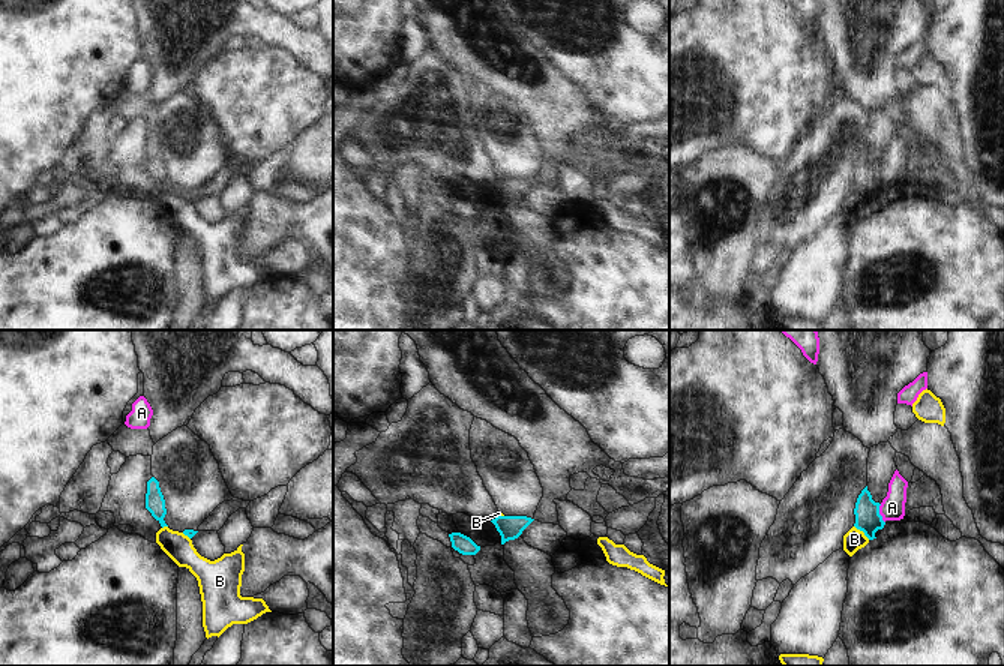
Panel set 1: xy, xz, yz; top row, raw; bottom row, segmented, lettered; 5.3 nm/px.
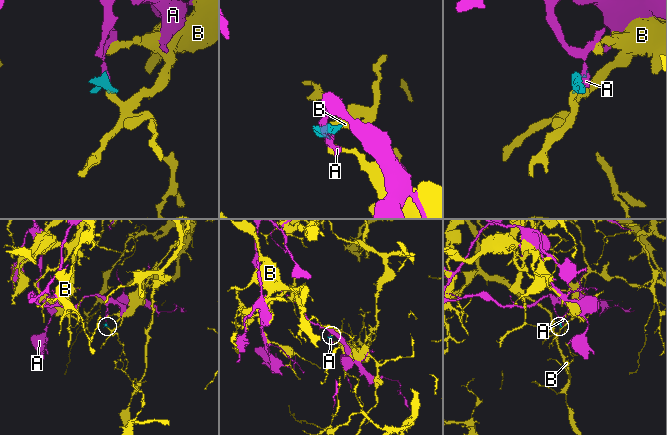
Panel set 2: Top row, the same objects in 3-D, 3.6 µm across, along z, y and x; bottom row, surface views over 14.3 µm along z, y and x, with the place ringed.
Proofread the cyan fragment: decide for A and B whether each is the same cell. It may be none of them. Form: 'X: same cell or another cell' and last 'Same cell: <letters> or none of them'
A: another cell
B: another cell
Same cell: none of them

